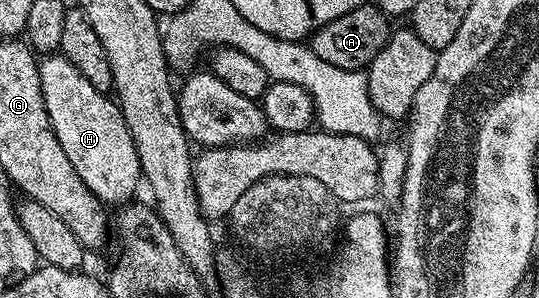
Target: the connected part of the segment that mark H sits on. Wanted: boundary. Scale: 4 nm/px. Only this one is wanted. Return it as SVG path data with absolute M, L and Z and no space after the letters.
M45 55L40 58L41 86L51 127L59 139L71 167L79 171L79 179L106 206L120 207L134 200L133 192L143 178L139 167L139 155L127 131L127 123L121 114L121 106L112 96L95 91L79 70L60 55Z

